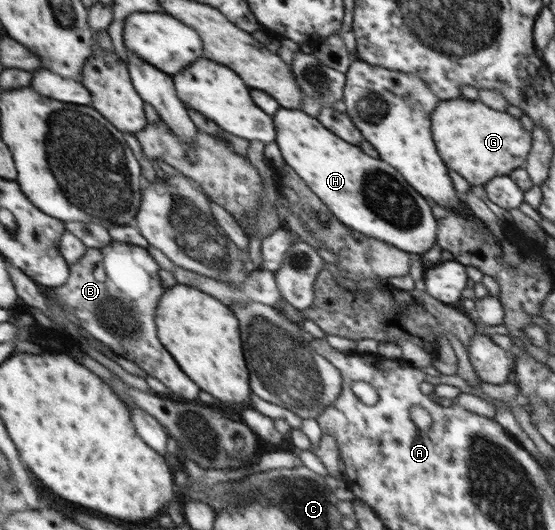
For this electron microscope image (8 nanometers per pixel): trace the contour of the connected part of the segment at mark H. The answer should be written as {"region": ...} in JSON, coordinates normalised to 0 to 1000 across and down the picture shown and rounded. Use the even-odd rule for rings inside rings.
{"region":[[[505,202],[492,215],[497,243],[495,266],[521,315],[548,340],[562,362],[602,400],[614,421],[641,438],[650,438],[672,451],[705,460],[728,475],[759,481],[771,475],[787,457],[787,419],[780,406],[775,381],[750,362],[721,325],[685,298],[670,298],[645,274],[616,264],[605,251],[595,249],[571,223],[555,217],[544,206]]]}

